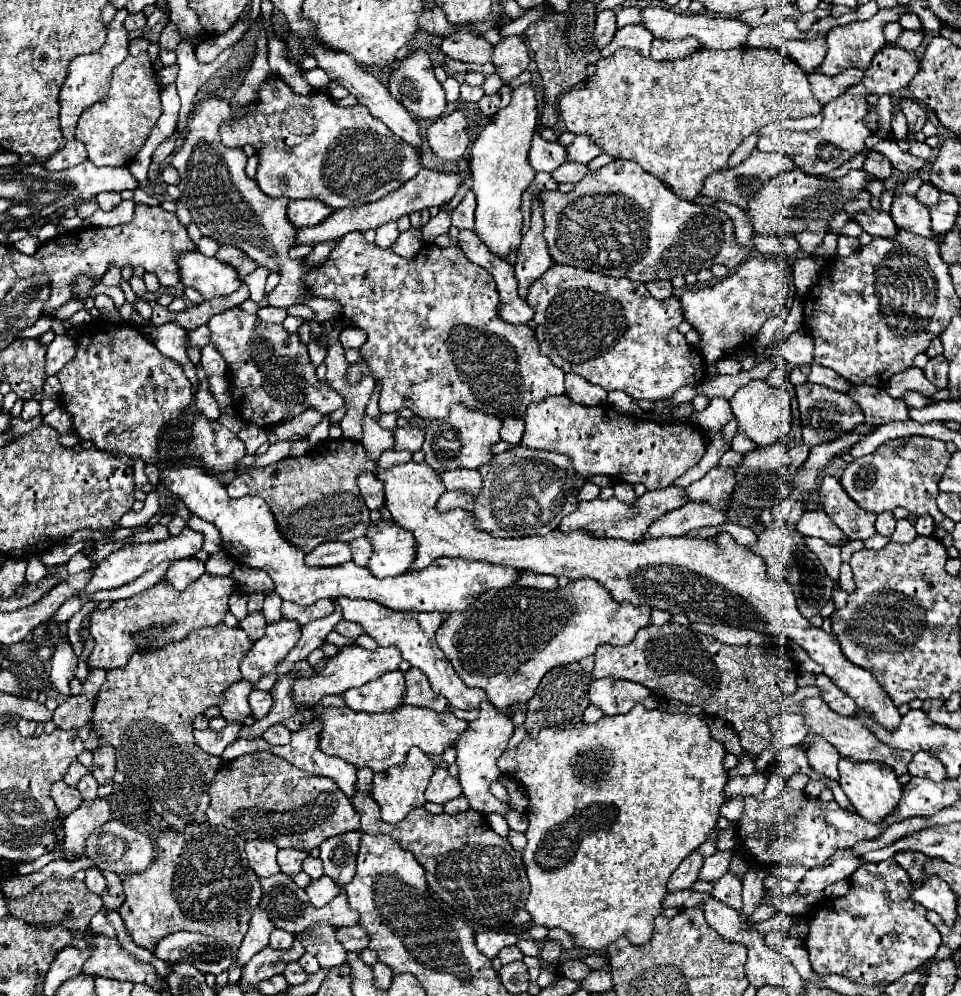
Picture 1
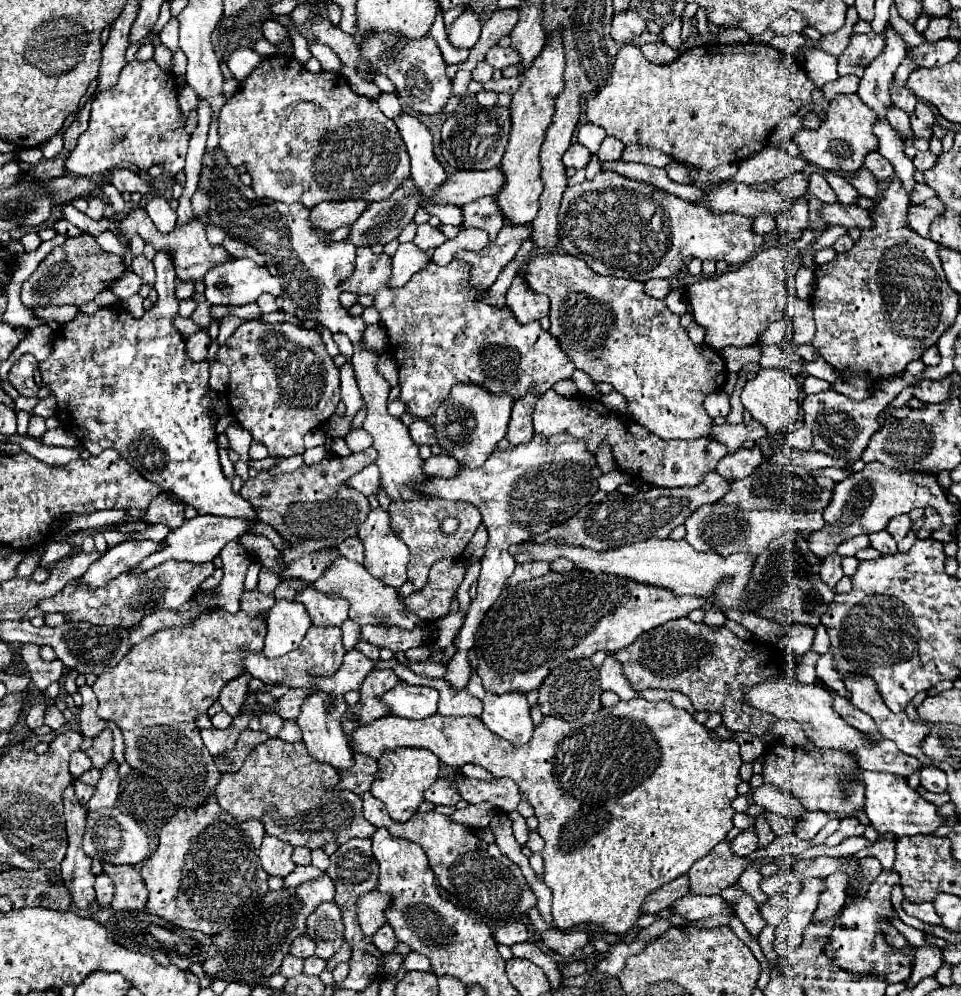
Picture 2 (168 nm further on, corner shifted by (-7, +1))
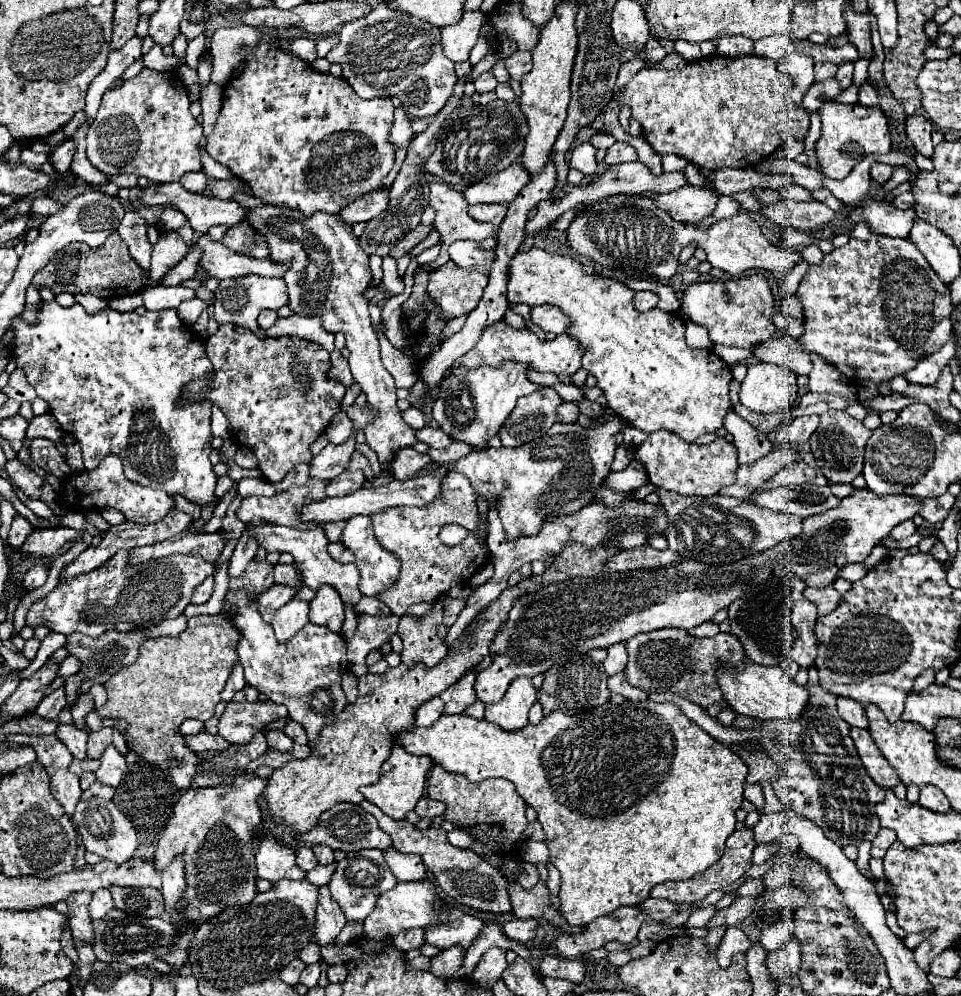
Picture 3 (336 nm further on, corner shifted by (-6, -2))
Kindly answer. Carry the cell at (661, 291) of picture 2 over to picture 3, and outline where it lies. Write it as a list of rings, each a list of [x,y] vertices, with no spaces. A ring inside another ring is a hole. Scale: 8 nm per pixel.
[[[635,292],[635,298],[633,298],[633,304],[639,312],[647,312],[651,308],[657,306],[657,294],[655,292]]]

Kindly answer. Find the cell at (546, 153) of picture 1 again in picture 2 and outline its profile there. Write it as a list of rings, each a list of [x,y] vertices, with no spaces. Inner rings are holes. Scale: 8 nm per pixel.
[[[572,143],[572,145],[568,147],[568,151],[564,153],[564,157],[562,157],[562,163],[564,163],[564,167],[582,169],[582,167],[588,165],[590,155],[592,155],[592,153],[590,153],[584,145],[580,145],[580,143]]]

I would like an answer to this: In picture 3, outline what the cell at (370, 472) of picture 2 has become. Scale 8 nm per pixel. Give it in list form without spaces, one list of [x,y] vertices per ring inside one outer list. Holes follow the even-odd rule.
[[[345,470],[337,478],[327,482],[325,494],[327,496],[347,496],[347,494],[359,490],[363,484],[365,484],[365,476],[361,470],[355,470],[355,472]]]

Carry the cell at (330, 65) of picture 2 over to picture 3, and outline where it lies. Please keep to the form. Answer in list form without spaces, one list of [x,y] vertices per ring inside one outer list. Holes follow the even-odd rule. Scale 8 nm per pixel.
[[[295,38],[295,40],[283,40],[281,42],[283,48],[287,48],[291,54],[299,56],[305,62],[315,62],[317,58],[317,50],[315,50],[315,42],[309,38]]]

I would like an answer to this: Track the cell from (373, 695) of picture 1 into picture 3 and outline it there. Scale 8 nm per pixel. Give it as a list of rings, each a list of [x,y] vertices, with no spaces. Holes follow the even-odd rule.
[[[431,698],[429,702],[425,702],[417,714],[415,714],[415,726],[431,726],[433,722],[439,720],[439,716],[443,714],[443,700],[441,698]]]

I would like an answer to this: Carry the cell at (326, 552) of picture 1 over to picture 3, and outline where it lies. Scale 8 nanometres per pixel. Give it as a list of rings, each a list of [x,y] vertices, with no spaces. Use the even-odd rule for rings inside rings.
[[[275,564],[275,584],[285,584],[285,586],[297,586],[299,578],[295,574],[295,566],[285,566],[285,564]]]

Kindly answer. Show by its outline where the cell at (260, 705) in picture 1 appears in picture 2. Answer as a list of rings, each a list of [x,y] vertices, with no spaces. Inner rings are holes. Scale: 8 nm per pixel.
[[[272,711],[260,715],[260,729],[262,729],[264,733],[268,733],[270,737],[276,737],[278,731],[280,731],[280,727],[282,727],[280,715],[276,715],[276,713],[272,713]]]

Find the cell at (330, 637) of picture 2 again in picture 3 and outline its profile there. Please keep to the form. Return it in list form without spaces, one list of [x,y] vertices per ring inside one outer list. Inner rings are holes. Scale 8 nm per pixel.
[[[229,590],[223,598],[223,612],[241,634],[237,654],[241,666],[245,668],[245,678],[269,700],[287,706],[289,718],[307,730],[309,746],[315,746],[319,730],[331,724],[347,706],[347,698],[341,688],[341,676],[349,670],[347,642],[325,626],[311,622],[303,628],[303,632],[295,634],[295,638],[277,642],[271,624],[263,622],[255,602],[257,594],[251,594],[249,590],[237,590],[237,594]]]

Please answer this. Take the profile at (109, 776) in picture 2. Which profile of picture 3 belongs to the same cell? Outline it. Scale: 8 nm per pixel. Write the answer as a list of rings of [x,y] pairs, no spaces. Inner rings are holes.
[[[107,746],[107,750],[101,754],[101,766],[95,772],[97,780],[109,786],[119,786],[123,774],[125,774],[125,758],[119,754],[115,746]]]

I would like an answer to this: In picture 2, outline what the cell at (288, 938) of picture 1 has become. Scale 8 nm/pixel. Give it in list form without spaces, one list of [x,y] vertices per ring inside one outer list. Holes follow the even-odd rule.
[[[300,935],[292,941],[292,947],[290,947],[290,953],[300,957],[300,959],[306,959],[306,957],[312,957],[314,955],[314,943],[312,939],[308,939],[306,935]]]

